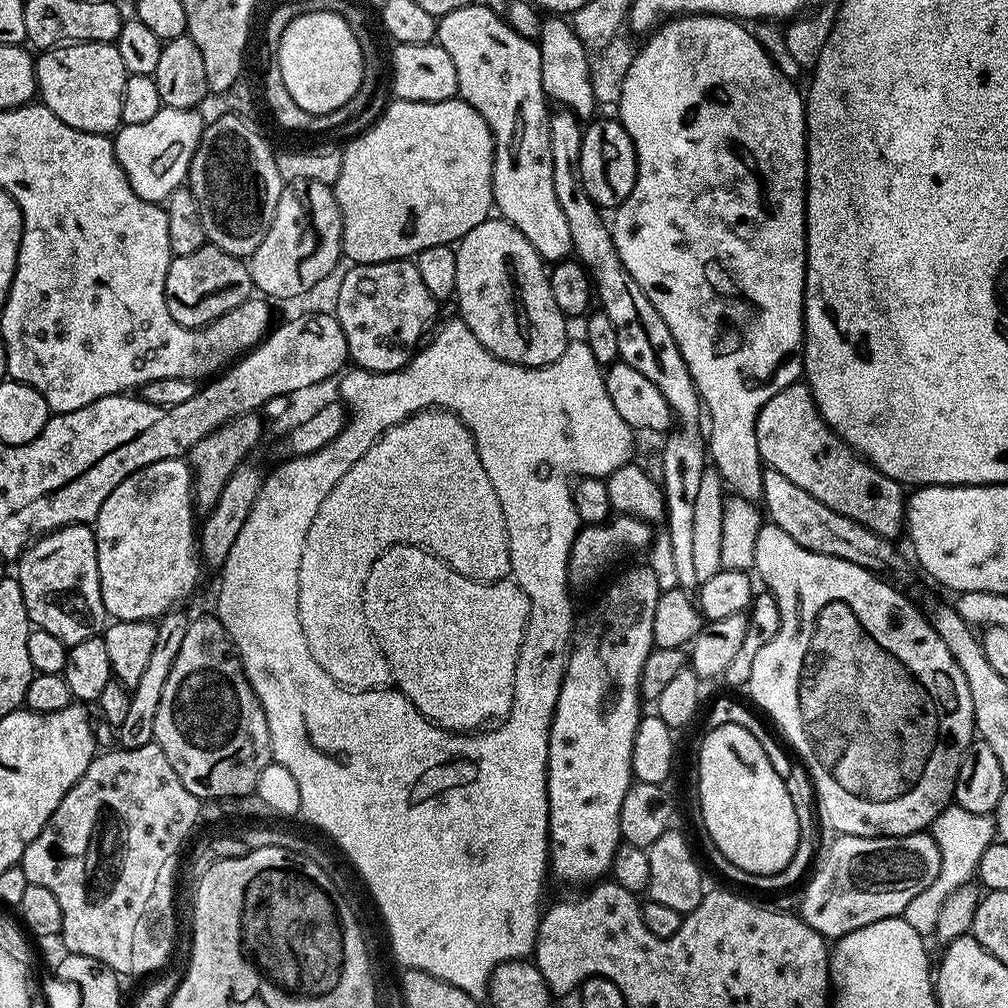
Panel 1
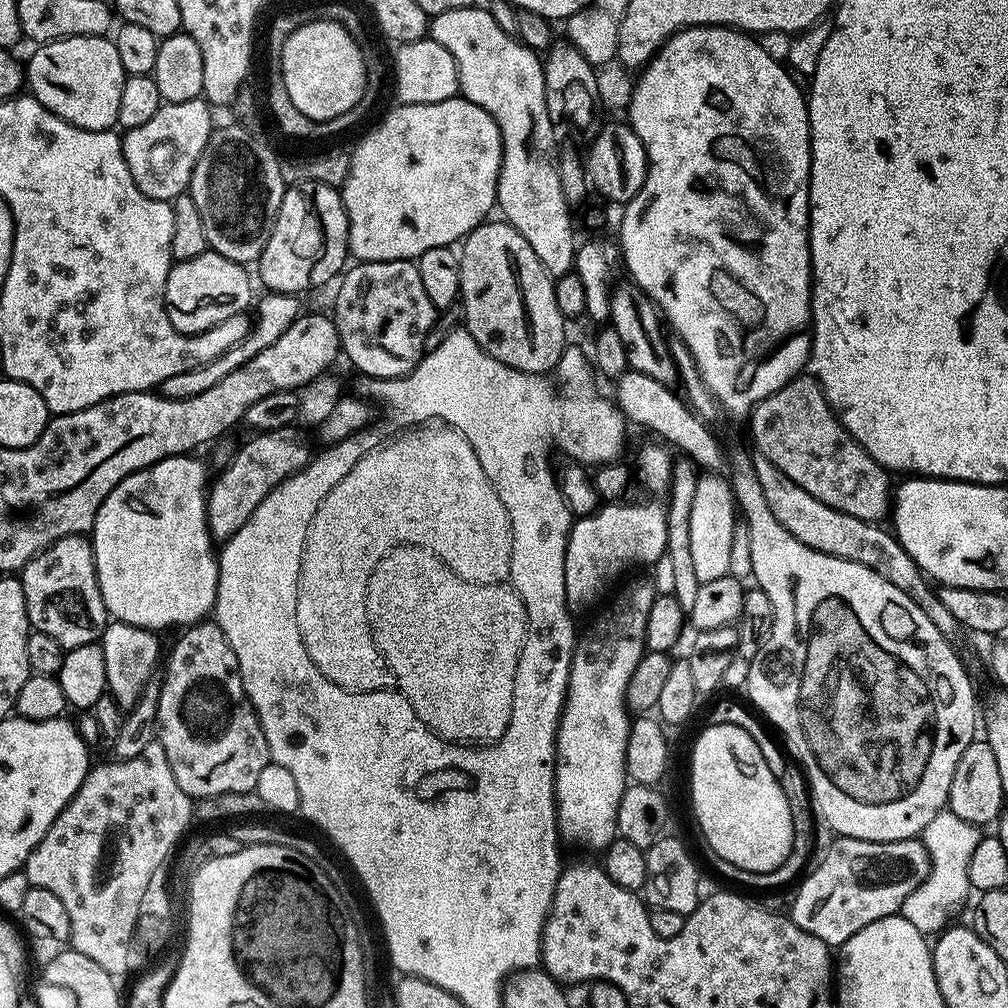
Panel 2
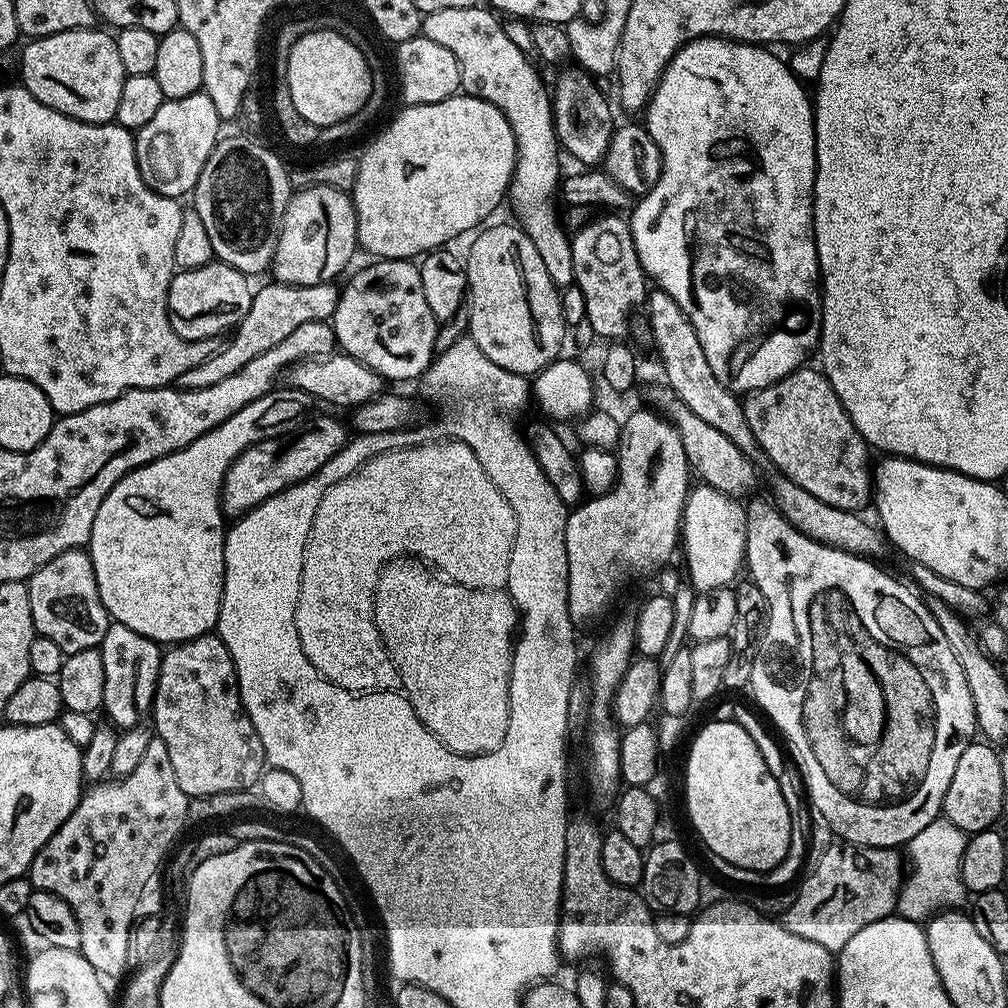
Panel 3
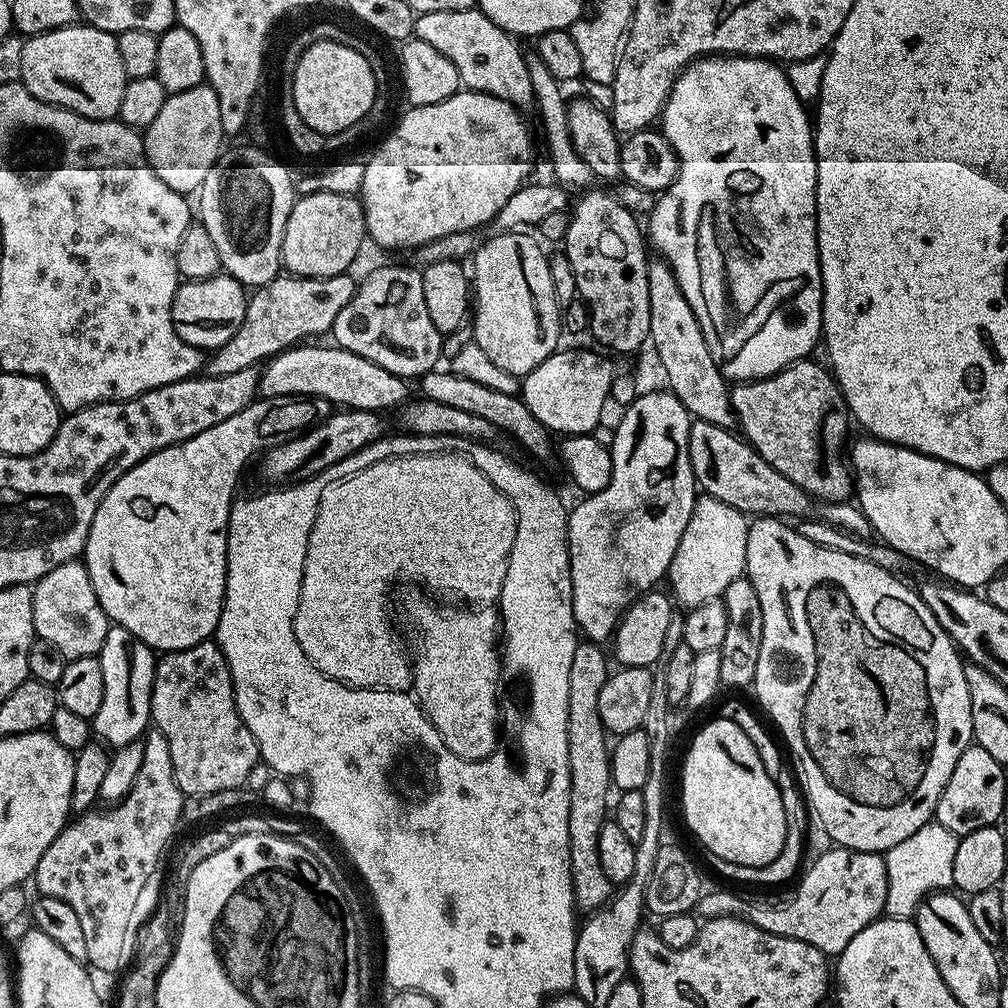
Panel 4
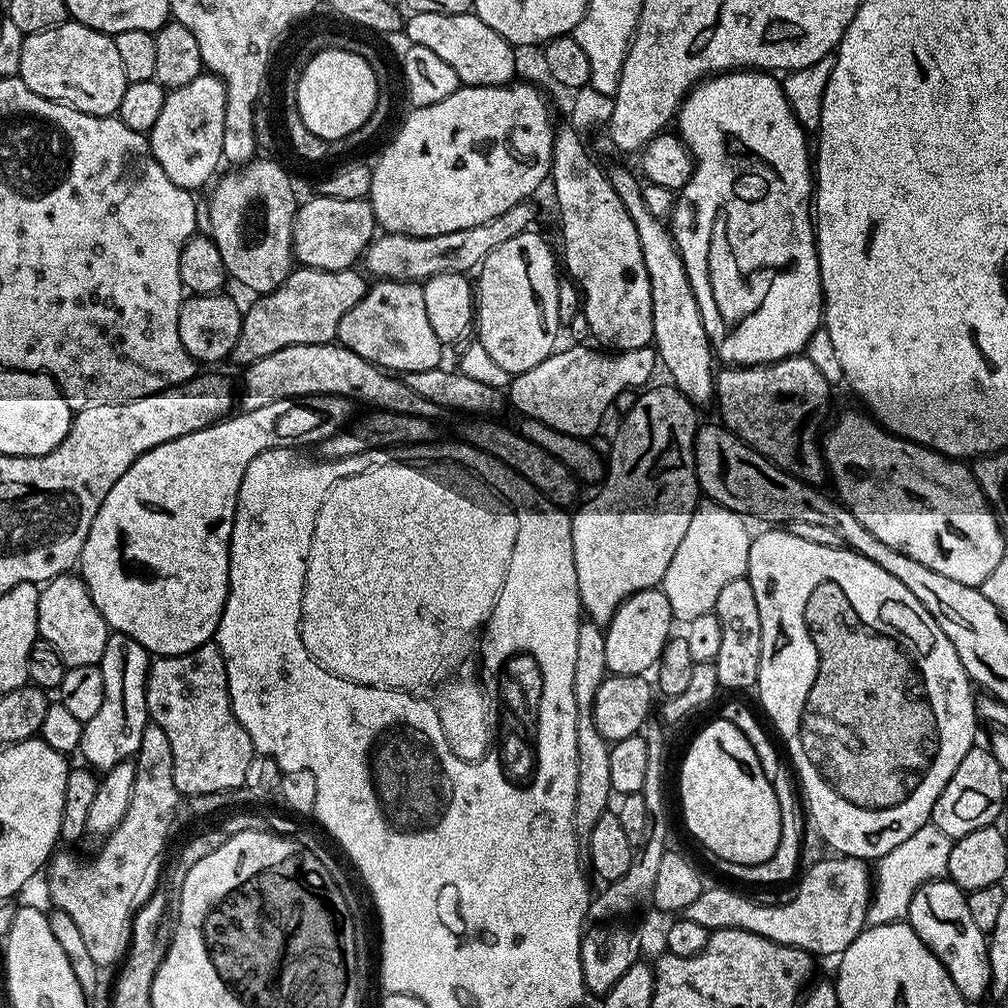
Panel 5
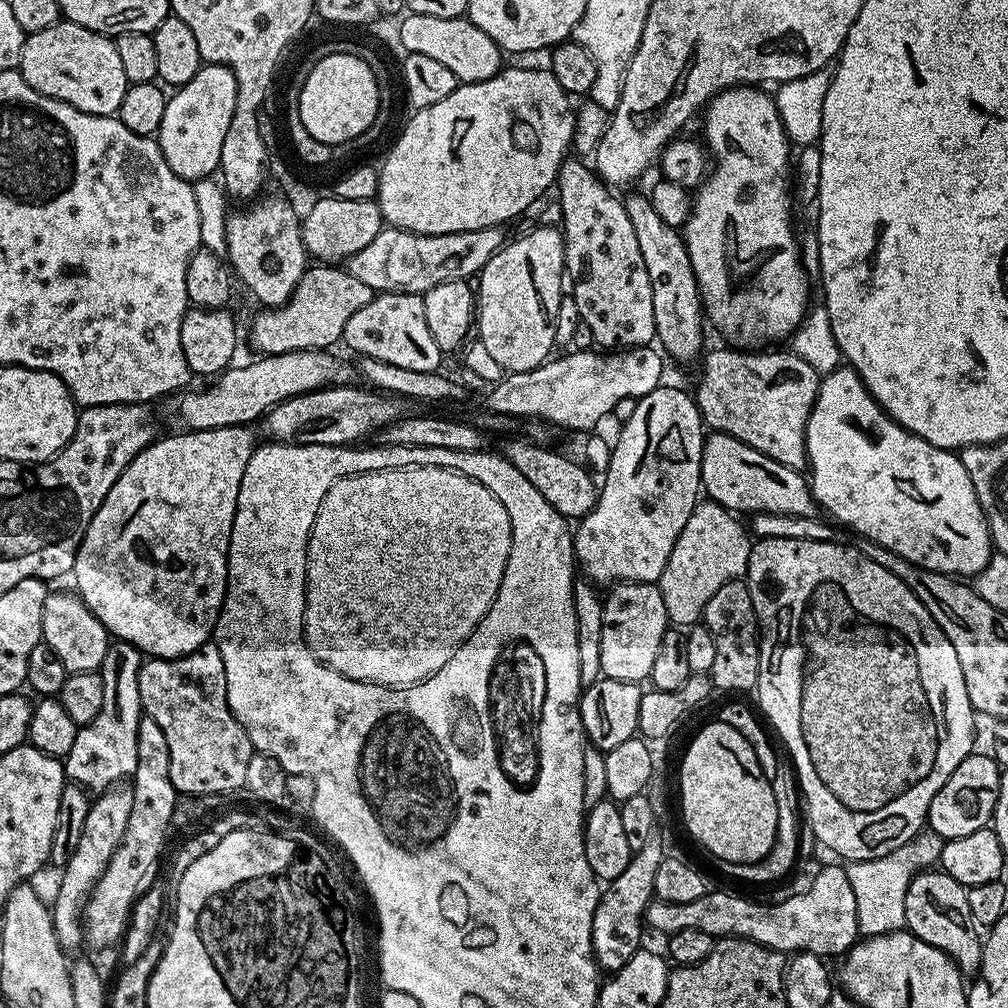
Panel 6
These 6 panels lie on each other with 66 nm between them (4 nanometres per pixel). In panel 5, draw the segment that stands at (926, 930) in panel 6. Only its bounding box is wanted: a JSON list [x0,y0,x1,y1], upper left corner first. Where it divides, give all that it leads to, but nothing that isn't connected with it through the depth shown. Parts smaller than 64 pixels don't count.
[906,879,990,1002]

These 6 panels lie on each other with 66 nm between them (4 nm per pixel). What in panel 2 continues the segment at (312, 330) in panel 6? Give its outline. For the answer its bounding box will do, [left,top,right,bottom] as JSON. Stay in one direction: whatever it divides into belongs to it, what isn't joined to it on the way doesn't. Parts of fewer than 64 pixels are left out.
[158,292,302,400]

